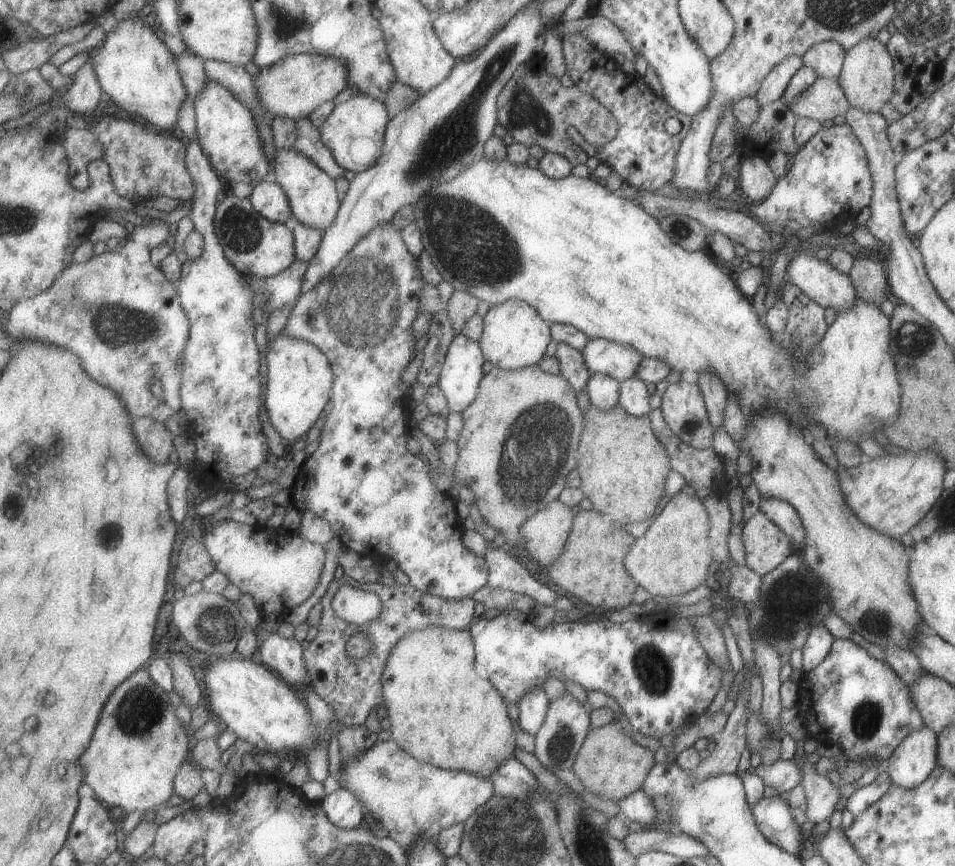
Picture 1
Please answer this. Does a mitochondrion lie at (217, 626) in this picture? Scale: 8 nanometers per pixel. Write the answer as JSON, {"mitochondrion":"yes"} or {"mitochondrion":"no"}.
{"mitochondrion":"yes"}

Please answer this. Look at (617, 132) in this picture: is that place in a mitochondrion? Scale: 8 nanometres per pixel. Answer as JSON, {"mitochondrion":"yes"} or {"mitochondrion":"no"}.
{"mitochondrion":"no"}

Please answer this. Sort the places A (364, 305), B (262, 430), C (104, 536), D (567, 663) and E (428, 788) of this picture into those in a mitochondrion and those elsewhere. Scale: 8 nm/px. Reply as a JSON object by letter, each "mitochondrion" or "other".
{"A":"mitochondrion","B":"other","C":"mitochondrion","D":"other","E":"other"}

